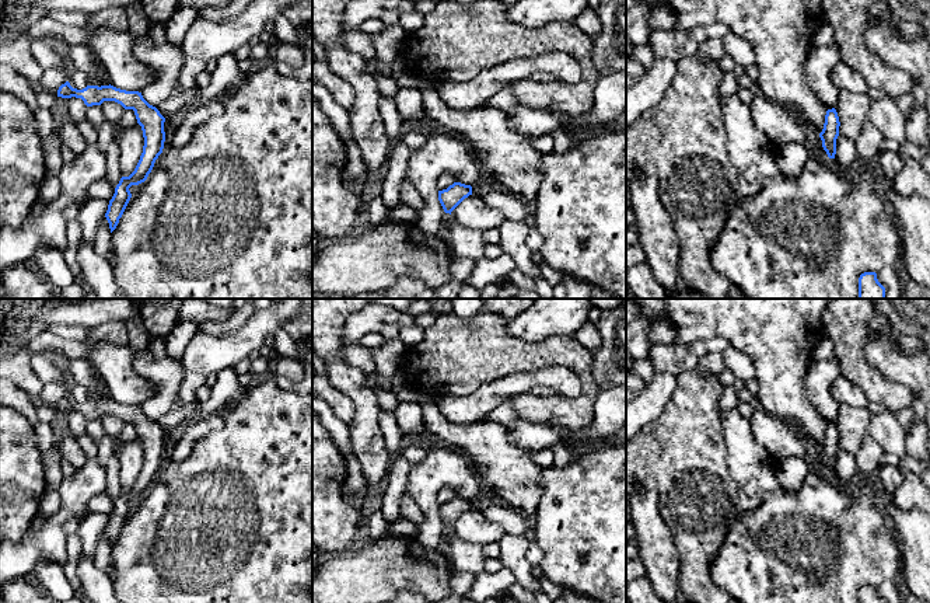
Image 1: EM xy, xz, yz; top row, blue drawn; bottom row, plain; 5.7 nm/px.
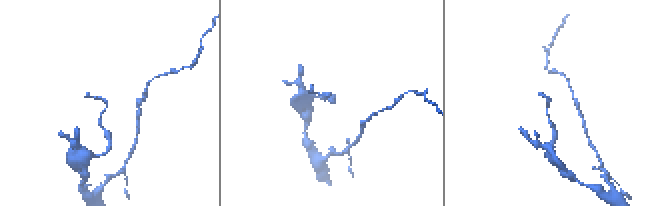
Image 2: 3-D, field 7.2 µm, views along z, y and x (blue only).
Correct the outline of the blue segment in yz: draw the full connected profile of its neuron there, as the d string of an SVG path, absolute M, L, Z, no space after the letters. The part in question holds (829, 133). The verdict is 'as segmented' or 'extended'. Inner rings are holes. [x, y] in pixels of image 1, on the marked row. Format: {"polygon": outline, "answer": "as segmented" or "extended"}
{"polygon": "M835 108L828 109L825 115L824 129L819 133L822 147L829 158L835 158L836 154L836 139L839 136L839 116Z", "answer": "as segmented"}

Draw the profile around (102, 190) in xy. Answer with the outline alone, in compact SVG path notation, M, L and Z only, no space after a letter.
M106 179L94 182L87 192L87 199L102 199L109 202L115 194L115 187Z

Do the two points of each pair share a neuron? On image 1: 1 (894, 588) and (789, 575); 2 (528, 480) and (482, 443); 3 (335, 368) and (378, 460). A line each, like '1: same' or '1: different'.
1: different
2: same
3: same

